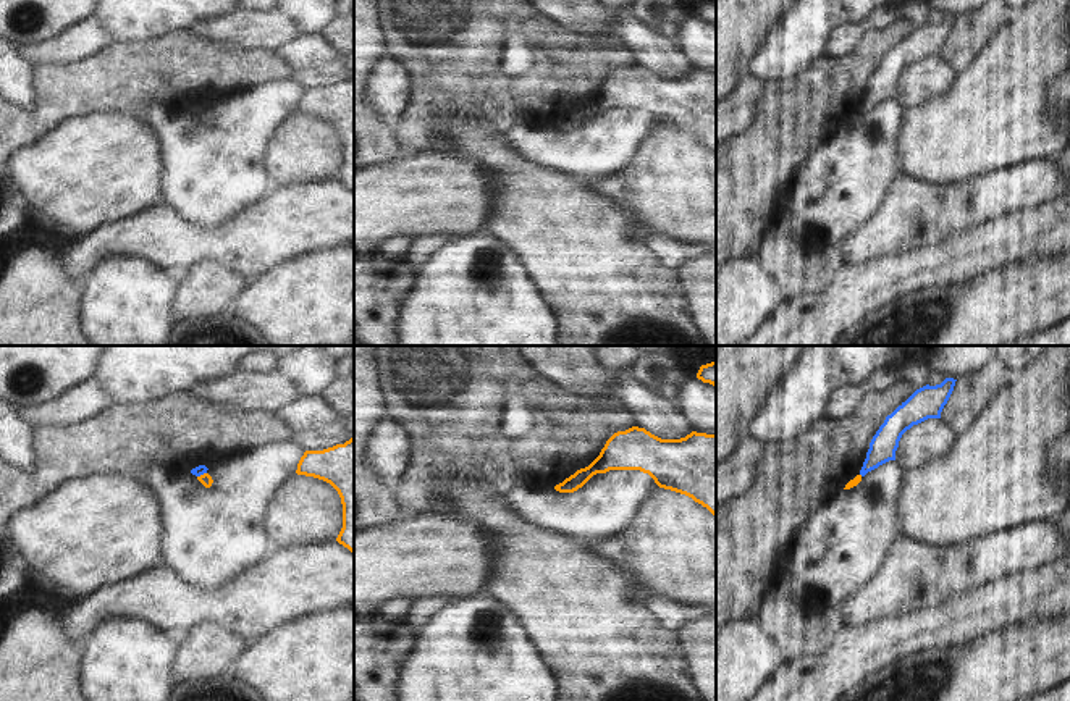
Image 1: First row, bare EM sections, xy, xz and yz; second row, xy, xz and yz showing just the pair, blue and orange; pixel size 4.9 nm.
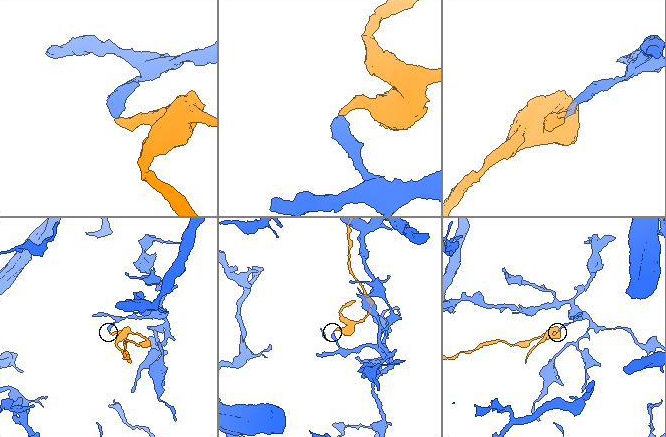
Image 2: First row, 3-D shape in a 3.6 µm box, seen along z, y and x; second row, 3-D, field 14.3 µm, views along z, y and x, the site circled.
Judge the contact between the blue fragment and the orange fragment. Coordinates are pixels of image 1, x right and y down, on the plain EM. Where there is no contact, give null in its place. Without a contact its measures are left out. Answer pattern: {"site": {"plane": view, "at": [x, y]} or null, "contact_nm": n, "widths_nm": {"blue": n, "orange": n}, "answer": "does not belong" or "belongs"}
{"site": {"plane": "xy", "at": [201, 112]}, "contact_nm": 50, "widths_nm": {"blue": 50, "orange": 60}, "answer": "does not belong"}

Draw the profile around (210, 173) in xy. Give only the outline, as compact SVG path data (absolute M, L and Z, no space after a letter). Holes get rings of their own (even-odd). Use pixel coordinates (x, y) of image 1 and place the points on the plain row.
M294 79L265 82L213 102L207 111L213 121L205 126L192 111L166 110L154 100L145 110L147 124L162 145L162 204L202 229L217 229L272 191L263 157L270 137L297 108L304 87Z

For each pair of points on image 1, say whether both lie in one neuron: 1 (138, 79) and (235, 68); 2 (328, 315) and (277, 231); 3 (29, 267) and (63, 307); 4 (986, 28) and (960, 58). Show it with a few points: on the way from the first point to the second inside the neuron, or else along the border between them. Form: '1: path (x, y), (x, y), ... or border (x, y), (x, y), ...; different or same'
1: path (162, 71), (210, 71); same
2: border (332, 249), (301, 254), (267, 270), (261, 277); different
3: path (33, 277), (54, 298); same
4: path (978, 36), (964, 50); same

